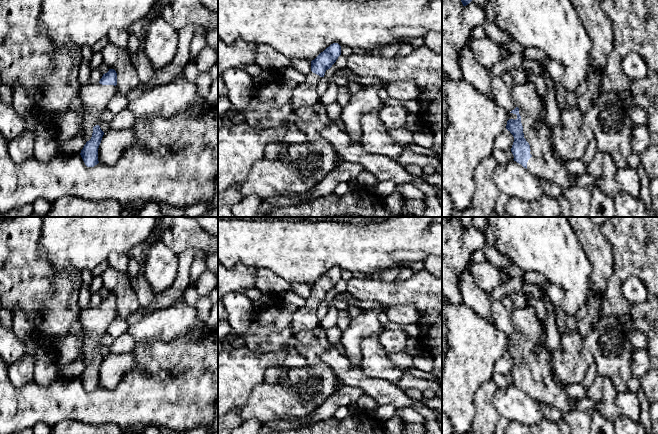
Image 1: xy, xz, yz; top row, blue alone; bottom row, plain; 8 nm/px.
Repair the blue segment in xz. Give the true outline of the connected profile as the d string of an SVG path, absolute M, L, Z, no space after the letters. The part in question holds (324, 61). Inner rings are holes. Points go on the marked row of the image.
M333 43L311 61L311 71L306 74L306 80L298 84L293 91L291 97L293 107L317 107L319 104L317 84L340 55L341 46L338 43Z

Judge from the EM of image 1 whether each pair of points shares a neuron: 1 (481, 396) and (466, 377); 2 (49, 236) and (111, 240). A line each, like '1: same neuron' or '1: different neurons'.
1: different neurons
2: same neuron

